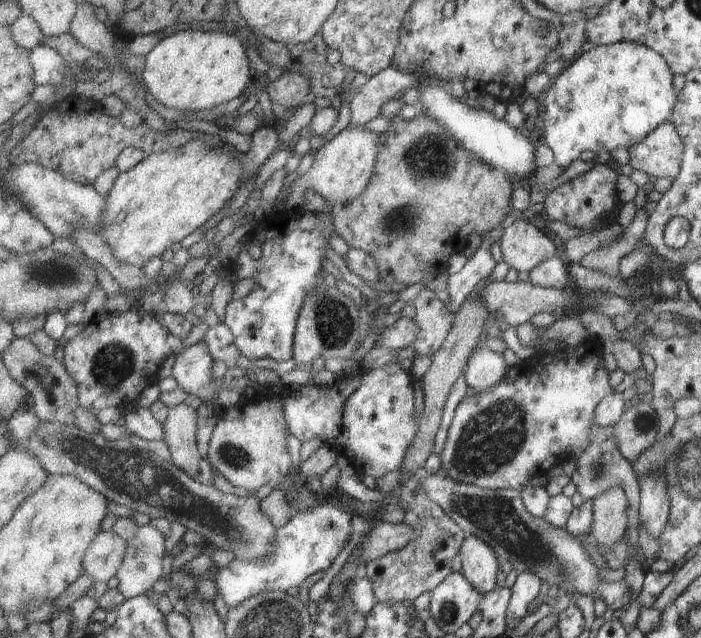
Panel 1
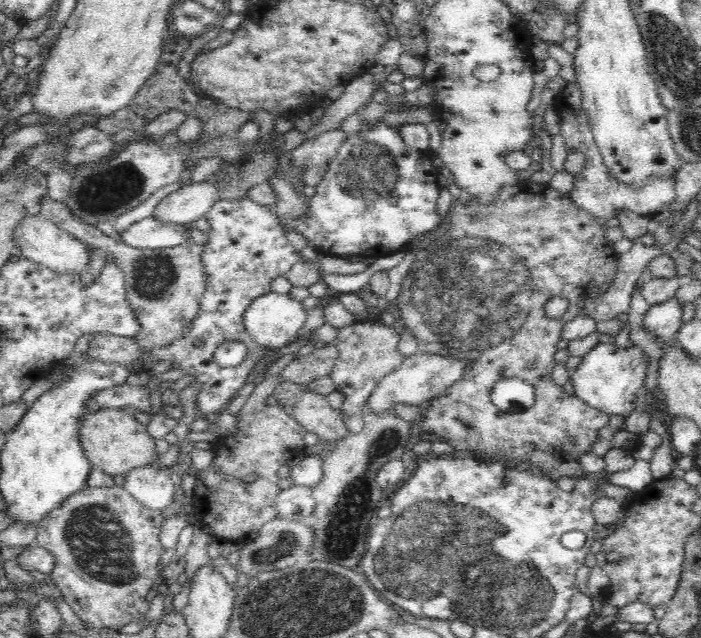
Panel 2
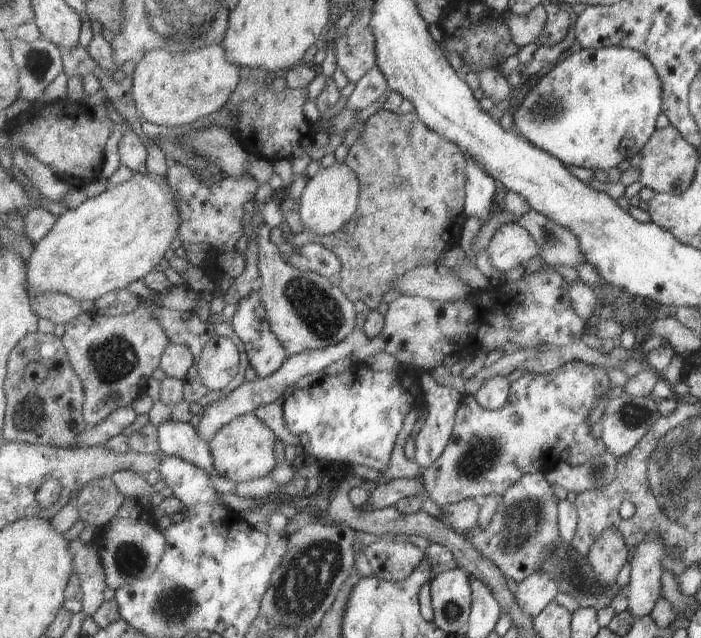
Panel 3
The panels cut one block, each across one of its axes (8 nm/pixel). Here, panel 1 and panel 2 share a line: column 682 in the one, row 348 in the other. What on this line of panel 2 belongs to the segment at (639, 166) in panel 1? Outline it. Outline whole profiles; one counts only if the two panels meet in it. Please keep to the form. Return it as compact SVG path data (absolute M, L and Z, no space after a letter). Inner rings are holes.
M48 196L42 201L39 216L51 220L74 237L83 240L90 248L112 252L113 258L125 274L125 294L141 324L137 338L145 350L174 342L190 330L190 324L198 312L207 287L202 262L205 245L189 241L187 244L168 248L132 248L106 236L101 226L82 222L71 213L66 201L52 200Z

